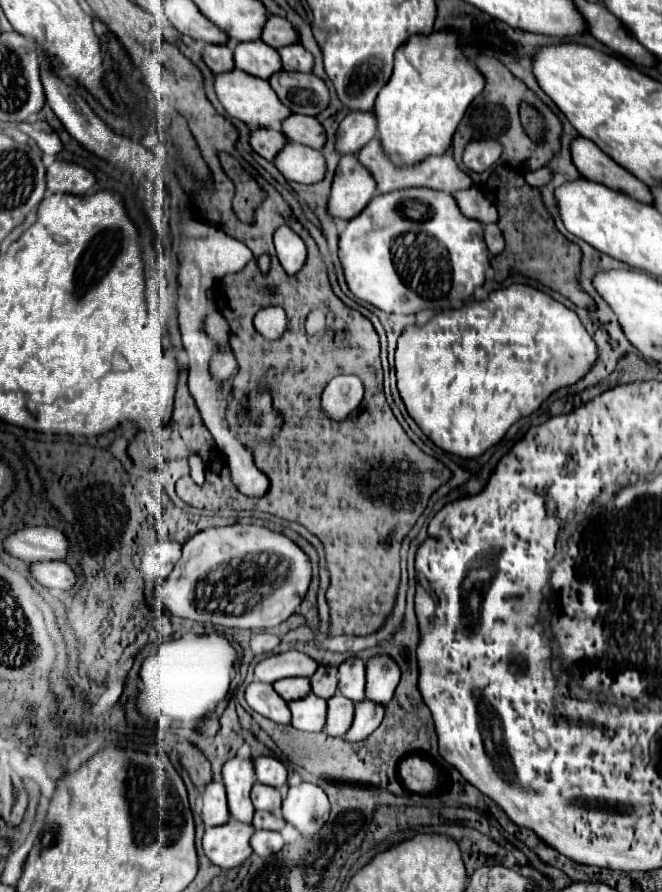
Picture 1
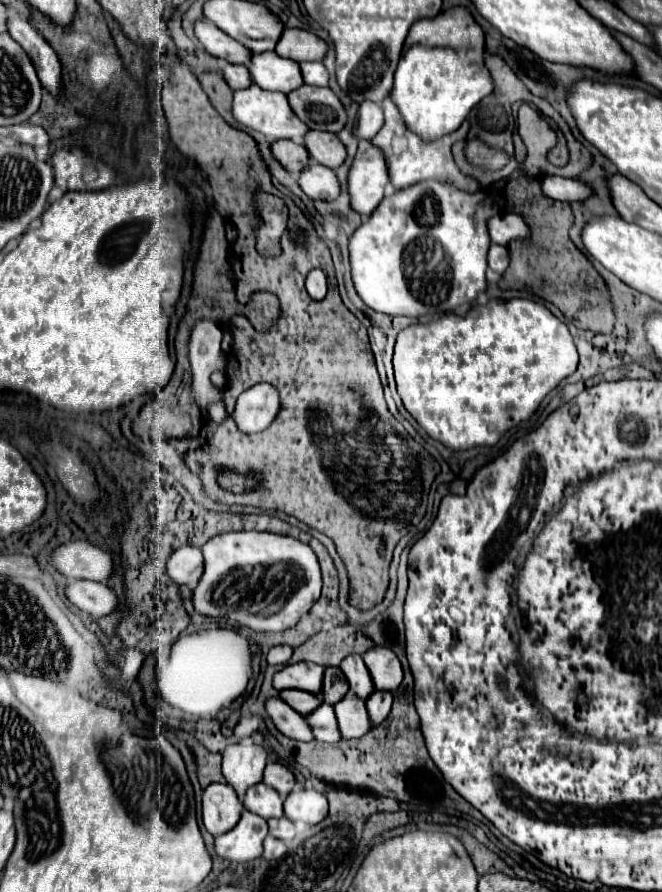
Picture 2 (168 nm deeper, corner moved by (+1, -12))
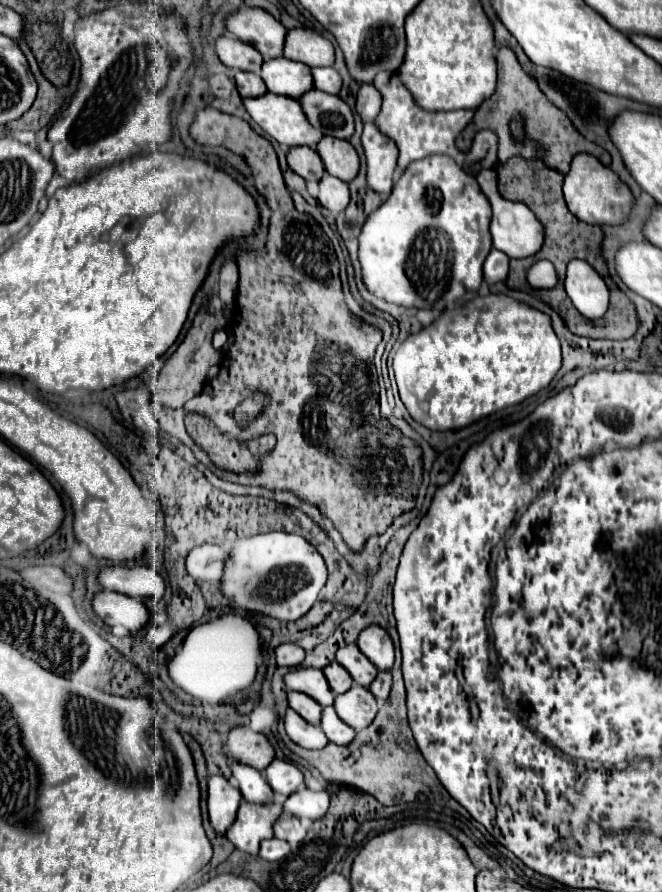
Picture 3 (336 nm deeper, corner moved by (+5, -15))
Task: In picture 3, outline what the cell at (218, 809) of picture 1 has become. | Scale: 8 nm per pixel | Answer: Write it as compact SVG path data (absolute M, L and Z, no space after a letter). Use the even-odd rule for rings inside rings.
M212 776L208 780L208 814L210 824L218 834L226 834L232 826L240 800L240 790L234 788L224 776Z

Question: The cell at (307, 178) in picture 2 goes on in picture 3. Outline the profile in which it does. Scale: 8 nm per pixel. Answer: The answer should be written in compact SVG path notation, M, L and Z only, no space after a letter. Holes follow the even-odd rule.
M326 174L320 184L318 184L318 200L324 208L328 208L334 214L340 214L342 210L346 210L346 206L350 204L350 192L348 192L348 184Z

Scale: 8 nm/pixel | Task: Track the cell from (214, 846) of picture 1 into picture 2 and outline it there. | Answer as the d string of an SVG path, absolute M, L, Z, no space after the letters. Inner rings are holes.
M244 809L238 825L230 833L214 839L214 851L218 857L230 863L248 863L262 855L262 841L266 835L266 821Z

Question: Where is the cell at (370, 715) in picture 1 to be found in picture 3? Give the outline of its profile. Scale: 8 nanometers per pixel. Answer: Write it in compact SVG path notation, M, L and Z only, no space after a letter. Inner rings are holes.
M378 672L378 676L374 678L370 690L378 698L378 702L384 702L390 694L390 686L392 686L392 674L390 672Z

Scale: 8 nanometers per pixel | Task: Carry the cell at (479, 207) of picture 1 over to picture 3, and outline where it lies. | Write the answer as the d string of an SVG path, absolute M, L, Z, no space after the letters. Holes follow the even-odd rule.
M495 168L482 169L477 176L477 181L482 192L492 204L492 224L490 224L490 234L492 234L492 246L496 250L506 252L510 258L528 258L534 256L542 244L544 244L544 226L540 220L534 216L534 212L522 204L522 202L510 202L502 198L497 190L497 173Z

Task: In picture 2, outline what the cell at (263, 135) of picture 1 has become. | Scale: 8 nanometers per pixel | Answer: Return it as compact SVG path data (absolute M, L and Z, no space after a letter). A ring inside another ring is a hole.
M280 139L280 141L274 141L270 145L272 149L272 155L274 159L290 173L290 175L298 175L306 163L308 163L308 151L304 145L298 145L294 141L288 141L288 139Z

